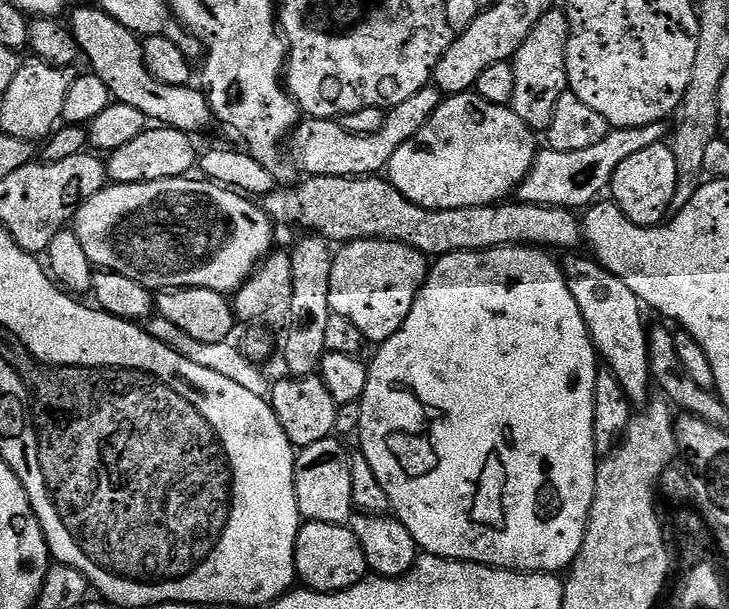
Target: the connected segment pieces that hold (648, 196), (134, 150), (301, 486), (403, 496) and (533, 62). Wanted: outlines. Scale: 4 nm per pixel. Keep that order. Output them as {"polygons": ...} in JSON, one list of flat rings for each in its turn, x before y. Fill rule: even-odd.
{"polygons":[[[661,142,654,146,646,146,646,150,626,158,626,162,622,162,618,170,614,170,610,196,620,207,622,214,630,218,630,222,641,224,644,228,651,228,659,225,669,215,677,186,678,162,674,162,671,147]],[[149,126,144,129,134,142,126,142,118,150,110,153,106,160,106,176,112,184,145,184,155,180,169,180,175,176,188,176,191,168,195,169,198,164,198,151,191,135,177,128,165,128,163,126]],[[336,438,299,449,296,458,296,501,301,517,308,522,347,525,353,519,352,456]],[[513,246,511,248,489,248,487,252,452,252,448,256,441,256,431,265,428,279,425,280,420,292,416,295,414,306,406,318,404,325,400,327,383,344,375,349,376,357,368,364,368,381,364,397,358,402,360,408,360,448,359,451,370,462,370,470,374,470,374,478,382,482,382,490,392,503,392,512,404,523,406,530,414,538,417,549,423,550,429,556,441,556,447,560,469,560,472,564,489,564,491,568,509,568,511,572,547,572,559,573,559,568,567,569,580,548,584,545,584,532,588,529,588,515,592,509,592,503,596,497,596,470,598,467,598,453,596,451,596,435,594,434,594,386,598,375,598,353,592,345,592,336,588,333,588,327,582,316,582,310,578,308,578,302,574,294,570,292,568,277,564,275,564,269,559,263,551,260,547,251,535,246]],[[559,7,551,8,530,30,526,42,510,63,514,70,514,98,511,108,526,126,537,134,547,133,558,98,569,91,566,58,568,57,568,16]]]}

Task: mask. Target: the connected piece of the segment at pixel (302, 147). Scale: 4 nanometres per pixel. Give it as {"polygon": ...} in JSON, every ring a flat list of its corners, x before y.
{"polygon":[[429,86,418,90,418,94,410,94,406,102,396,104,387,109,382,126,370,134,354,134,340,125,339,119,314,120,301,119,294,129,298,164,305,168,308,176,329,176,330,178,346,178,347,176,374,176,387,169,390,158,398,154,398,149,406,146,426,122,438,110,442,103,442,93,439,88]]}

